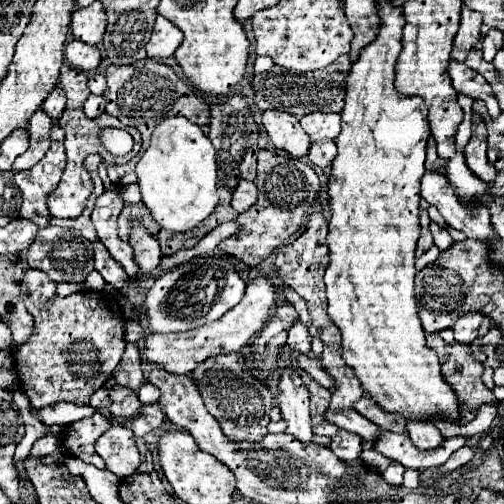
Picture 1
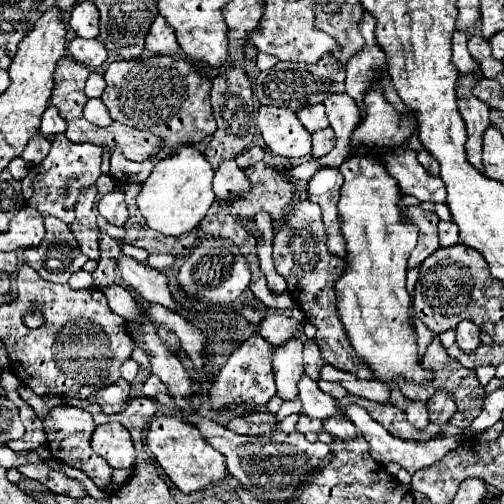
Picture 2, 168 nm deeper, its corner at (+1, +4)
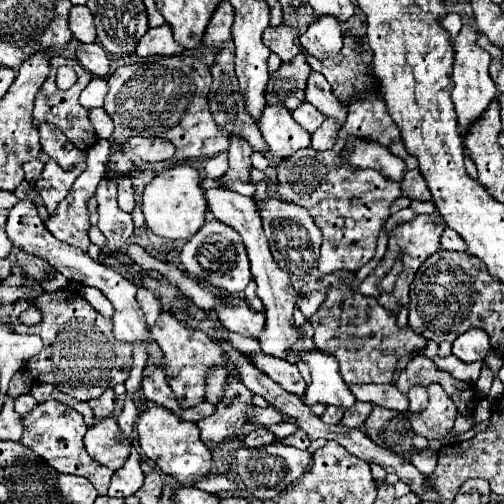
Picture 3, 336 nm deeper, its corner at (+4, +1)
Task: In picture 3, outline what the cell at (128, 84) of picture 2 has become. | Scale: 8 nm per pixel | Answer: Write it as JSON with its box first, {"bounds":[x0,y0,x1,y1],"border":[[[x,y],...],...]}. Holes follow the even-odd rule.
{"bounds":[103,55,229,163],"border":[[[175,55],[175,57],[157,57],[149,63],[139,65],[125,65],[119,67],[113,75],[107,79],[109,93],[105,97],[103,109],[109,113],[109,117],[115,123],[113,139],[117,143],[127,143],[129,137],[161,137],[175,145],[177,153],[173,155],[173,161],[179,163],[183,159],[209,159],[217,153],[227,151],[229,147],[229,133],[221,131],[209,111],[207,105],[207,93],[211,87],[211,75],[209,67],[201,63],[199,59],[191,55]]]}

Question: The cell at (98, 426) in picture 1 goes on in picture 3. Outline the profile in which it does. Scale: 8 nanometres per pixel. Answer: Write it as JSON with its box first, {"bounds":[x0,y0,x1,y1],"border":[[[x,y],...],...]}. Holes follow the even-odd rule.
{"bounds":[21,399,113,495],"border":[[[49,399],[33,407],[33,411],[21,415],[23,421],[23,435],[21,435],[21,445],[33,449],[41,459],[45,459],[53,469],[65,475],[81,475],[93,483],[99,495],[107,495],[107,487],[111,481],[113,471],[107,467],[101,467],[95,459],[89,459],[85,447],[83,447],[83,435],[87,431],[87,425],[83,421],[83,415],[77,413],[75,409]]]}

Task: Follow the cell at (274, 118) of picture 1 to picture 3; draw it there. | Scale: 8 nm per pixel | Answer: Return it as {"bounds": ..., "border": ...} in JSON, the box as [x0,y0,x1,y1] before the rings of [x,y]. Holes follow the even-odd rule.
{"bounds":[259,105,311,161],"border":[[[279,105],[265,107],[259,129],[269,145],[271,157],[275,157],[277,161],[287,159],[295,151],[311,145],[311,135],[299,123],[295,123],[291,111]]]}

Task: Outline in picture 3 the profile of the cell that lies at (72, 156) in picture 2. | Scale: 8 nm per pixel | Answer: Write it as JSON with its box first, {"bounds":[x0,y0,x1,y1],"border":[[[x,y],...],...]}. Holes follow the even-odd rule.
{"bounds":[35,159,85,213],"border":[[[53,159],[47,161],[41,179],[35,183],[35,191],[41,195],[49,213],[53,213],[57,205],[65,199],[65,195],[69,193],[71,185],[75,183],[75,179],[81,175],[83,169],[85,169],[85,159],[71,171],[63,171],[61,167],[57,167],[57,163],[53,163]]]}

